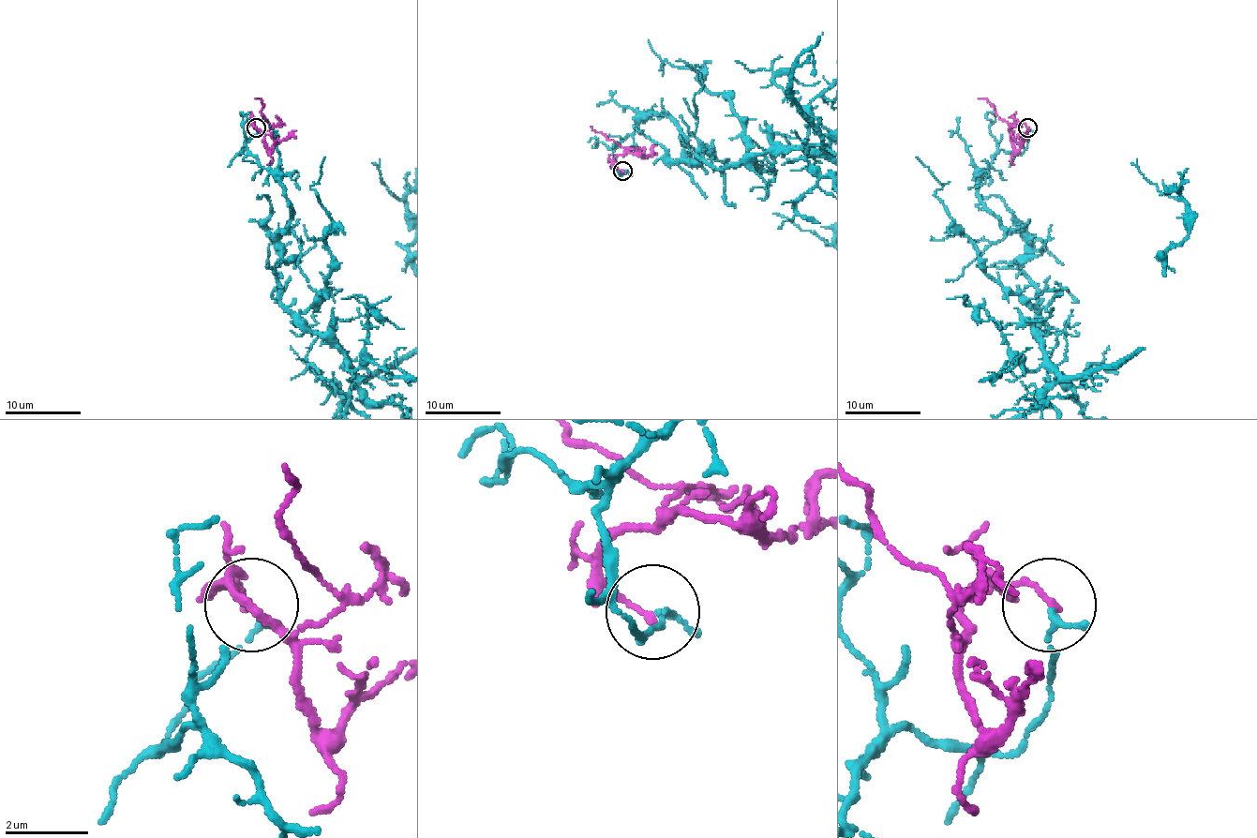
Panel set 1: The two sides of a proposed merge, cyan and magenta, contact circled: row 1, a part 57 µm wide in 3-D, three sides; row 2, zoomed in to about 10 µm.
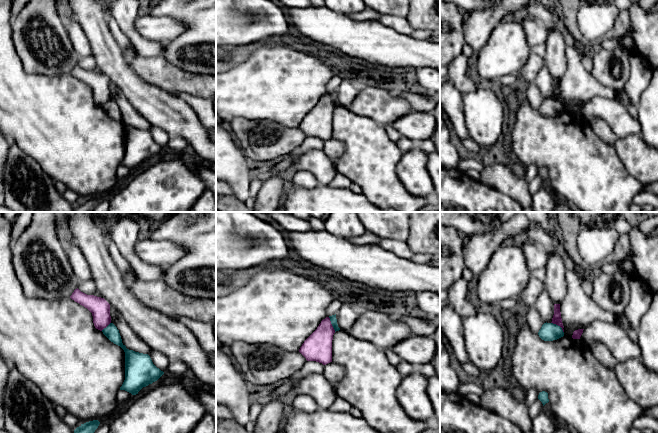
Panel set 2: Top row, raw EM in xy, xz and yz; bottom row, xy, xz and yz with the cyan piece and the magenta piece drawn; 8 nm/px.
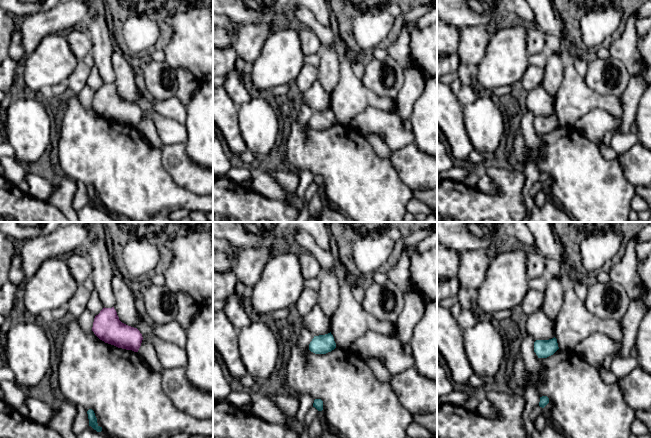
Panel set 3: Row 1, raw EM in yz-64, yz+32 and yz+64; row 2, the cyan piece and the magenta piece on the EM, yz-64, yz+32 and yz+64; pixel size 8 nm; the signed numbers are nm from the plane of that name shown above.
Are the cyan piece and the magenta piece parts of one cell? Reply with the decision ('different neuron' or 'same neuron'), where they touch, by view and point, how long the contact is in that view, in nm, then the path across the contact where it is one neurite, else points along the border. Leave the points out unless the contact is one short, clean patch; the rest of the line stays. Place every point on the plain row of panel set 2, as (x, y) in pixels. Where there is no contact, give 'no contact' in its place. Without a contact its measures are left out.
different neuron; contact xz (331, 99); length 130 nm; border xz (328, 93), (335, 107)

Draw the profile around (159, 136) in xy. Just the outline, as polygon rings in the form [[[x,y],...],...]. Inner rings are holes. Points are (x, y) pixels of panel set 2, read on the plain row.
[[[153,127],[149,130],[153,140],[161,147],[166,148],[169,141],[168,134],[158,127]]]

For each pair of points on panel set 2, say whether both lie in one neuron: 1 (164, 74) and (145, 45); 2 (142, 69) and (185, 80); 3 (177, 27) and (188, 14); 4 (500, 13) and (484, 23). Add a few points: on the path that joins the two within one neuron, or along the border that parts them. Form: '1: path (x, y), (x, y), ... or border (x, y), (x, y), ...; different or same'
1: border (138, 54), (142, 56), (162, 55); different
2: path (153, 70), (157, 70), (174, 80); same
3: border (157, 16), (175, 18), (183, 24), (185, 29); different
4: path (496, 14), (488, 19); same

